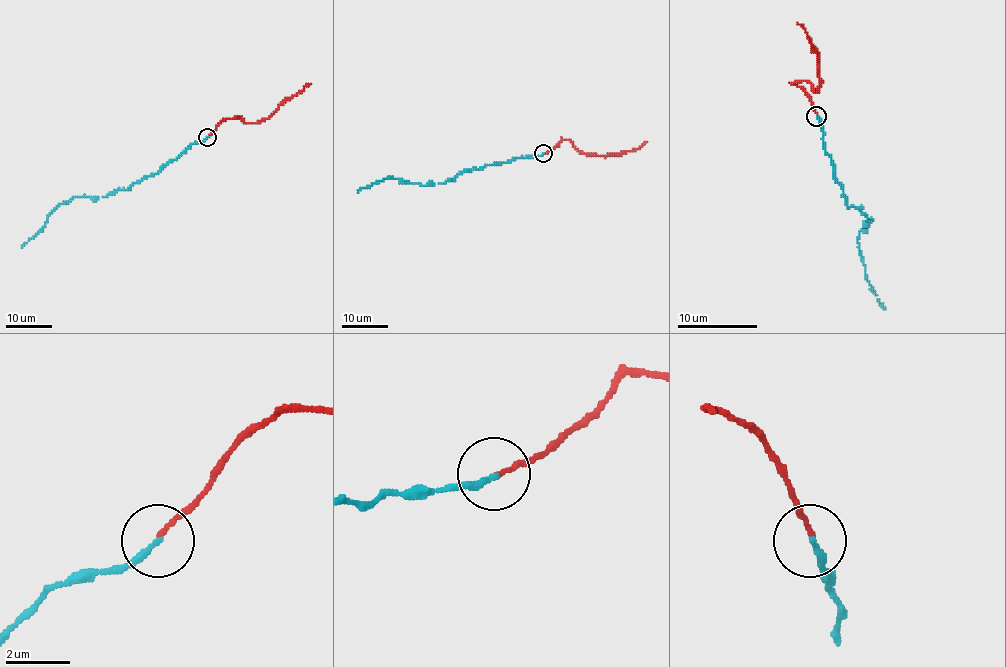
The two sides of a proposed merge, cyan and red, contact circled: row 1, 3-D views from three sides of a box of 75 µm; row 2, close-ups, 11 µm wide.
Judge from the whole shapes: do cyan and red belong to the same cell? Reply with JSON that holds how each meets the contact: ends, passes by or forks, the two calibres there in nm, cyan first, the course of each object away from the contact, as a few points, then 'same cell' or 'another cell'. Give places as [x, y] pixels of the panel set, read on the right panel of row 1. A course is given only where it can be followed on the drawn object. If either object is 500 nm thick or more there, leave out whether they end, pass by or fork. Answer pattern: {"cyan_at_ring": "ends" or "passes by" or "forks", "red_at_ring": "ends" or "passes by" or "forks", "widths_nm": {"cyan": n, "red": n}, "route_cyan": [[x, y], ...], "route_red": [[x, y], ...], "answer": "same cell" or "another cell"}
{"cyan_at_ring": "ends", "red_at_ring": "ends", "widths_nm": {"cyan": 200, "red": 140}, "route_cyan": [[817, 116], [845, 205], [857, 207], [869, 219], [857, 243], [865, 273], [885, 309]], "route_red": [[817, 114], [811, 98], [793, 82], [807, 80], [817, 92], [821, 84], [819, 56], [797, 22]], "answer": "same cell"}

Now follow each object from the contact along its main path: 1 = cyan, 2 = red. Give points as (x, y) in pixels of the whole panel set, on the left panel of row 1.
1: (207, 137), (192, 143), (159, 172), (146, 175), (129, 188), (99, 198), (74, 196), (59, 204), (21, 248)
2: (207, 136), (226, 118), (239, 116), (249, 123), (267, 119), (310, 83)

